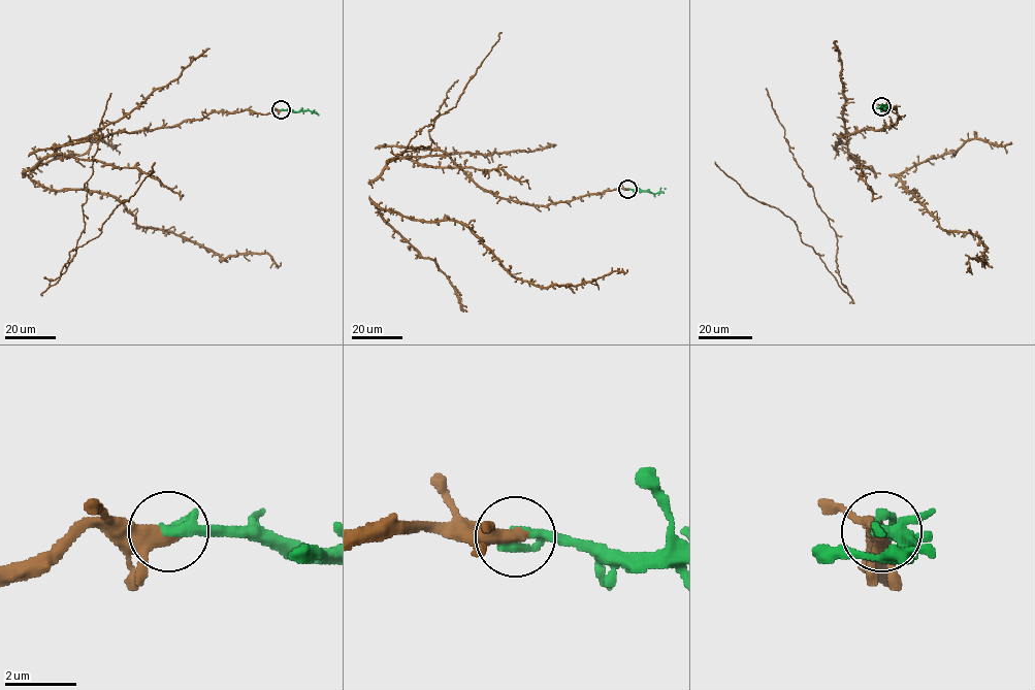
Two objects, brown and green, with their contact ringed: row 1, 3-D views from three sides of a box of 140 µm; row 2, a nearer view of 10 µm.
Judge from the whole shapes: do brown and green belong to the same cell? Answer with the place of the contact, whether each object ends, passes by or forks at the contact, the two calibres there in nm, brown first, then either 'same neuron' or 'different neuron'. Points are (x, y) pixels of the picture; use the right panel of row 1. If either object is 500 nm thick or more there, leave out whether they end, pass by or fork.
(881, 106) | brown passes by | green ends | 360/400 nm | same neuron

